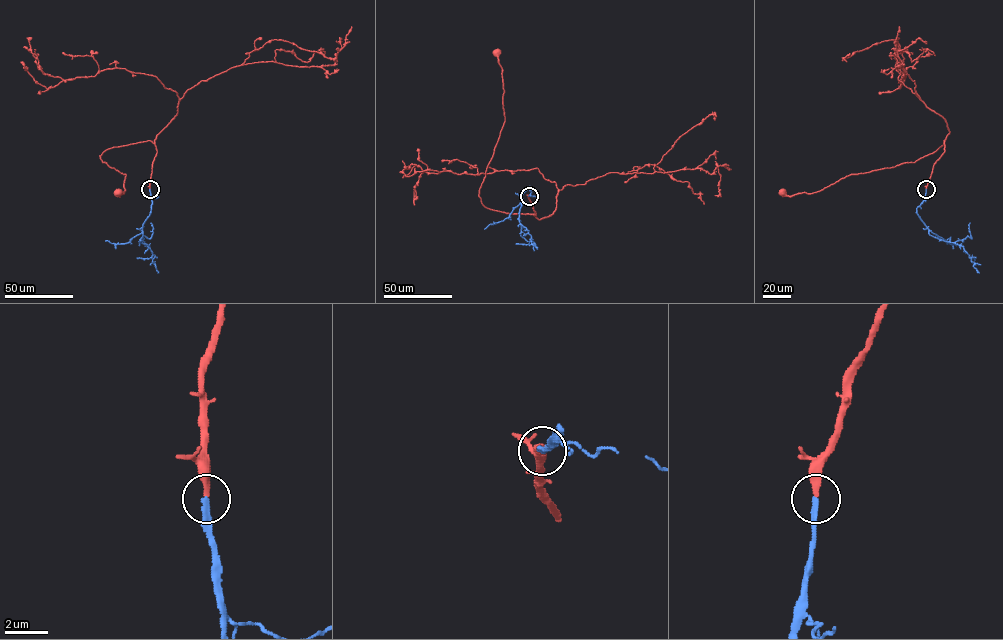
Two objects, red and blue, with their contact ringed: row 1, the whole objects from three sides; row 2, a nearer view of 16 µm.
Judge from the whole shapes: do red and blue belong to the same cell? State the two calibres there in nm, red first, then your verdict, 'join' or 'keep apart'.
calibres 320 and 260 nm; join

